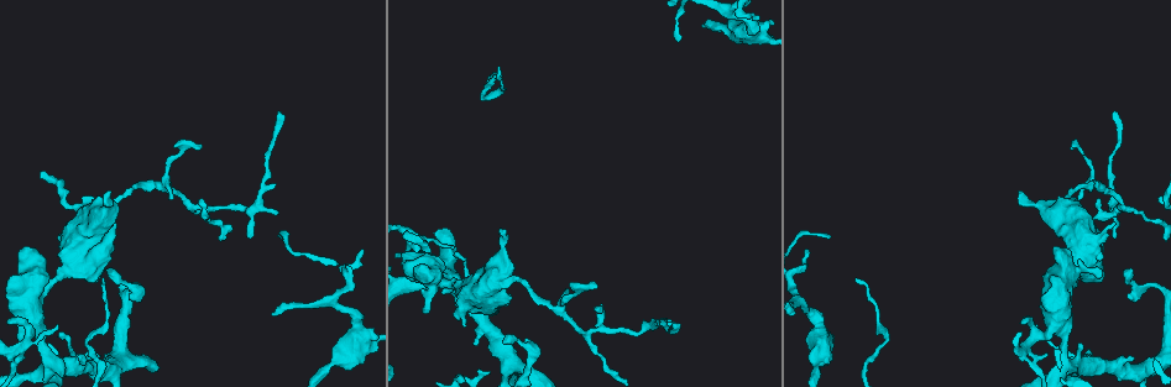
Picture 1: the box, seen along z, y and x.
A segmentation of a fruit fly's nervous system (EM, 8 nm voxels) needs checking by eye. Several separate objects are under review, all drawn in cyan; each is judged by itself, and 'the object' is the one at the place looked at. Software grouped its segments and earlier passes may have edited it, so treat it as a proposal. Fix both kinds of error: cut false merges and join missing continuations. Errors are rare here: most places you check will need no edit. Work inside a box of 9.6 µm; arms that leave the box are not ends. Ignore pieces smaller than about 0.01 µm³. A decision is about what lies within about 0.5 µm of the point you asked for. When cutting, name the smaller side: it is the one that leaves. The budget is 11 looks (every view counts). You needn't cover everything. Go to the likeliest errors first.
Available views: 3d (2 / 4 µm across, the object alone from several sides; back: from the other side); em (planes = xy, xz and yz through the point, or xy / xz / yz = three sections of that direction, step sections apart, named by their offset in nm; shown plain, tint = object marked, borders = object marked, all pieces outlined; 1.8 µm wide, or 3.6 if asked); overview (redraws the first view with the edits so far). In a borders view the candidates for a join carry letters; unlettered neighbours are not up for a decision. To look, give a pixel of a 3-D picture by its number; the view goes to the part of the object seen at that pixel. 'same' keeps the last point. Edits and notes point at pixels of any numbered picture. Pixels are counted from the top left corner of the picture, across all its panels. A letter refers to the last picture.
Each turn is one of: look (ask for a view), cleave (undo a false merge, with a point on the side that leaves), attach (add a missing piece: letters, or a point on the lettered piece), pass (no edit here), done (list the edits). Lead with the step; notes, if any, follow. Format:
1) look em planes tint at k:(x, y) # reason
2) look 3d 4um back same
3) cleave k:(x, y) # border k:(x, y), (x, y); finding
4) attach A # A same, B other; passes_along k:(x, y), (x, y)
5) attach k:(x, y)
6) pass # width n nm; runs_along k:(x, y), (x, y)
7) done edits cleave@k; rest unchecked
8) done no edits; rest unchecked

look 3d 4um at 1:(98, 356) # an open end

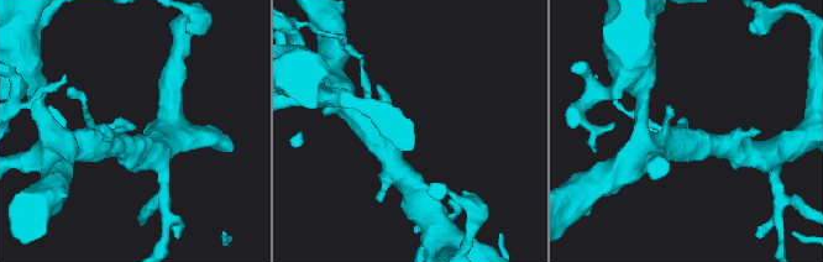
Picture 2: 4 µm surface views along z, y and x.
look em yz step 16 borders at 2:(133, 129)

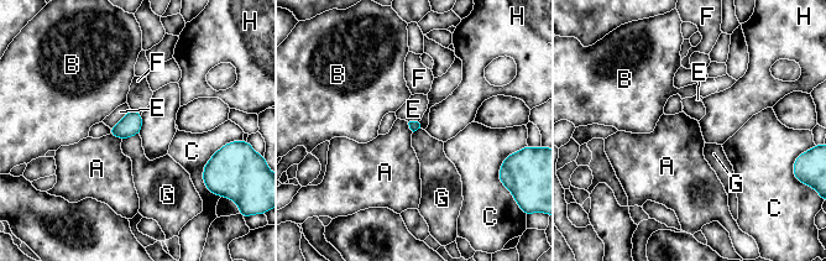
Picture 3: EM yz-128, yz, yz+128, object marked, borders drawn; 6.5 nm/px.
look em xz step 4 borders same # another direction

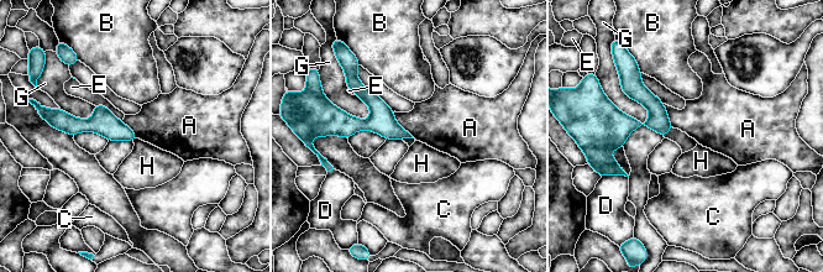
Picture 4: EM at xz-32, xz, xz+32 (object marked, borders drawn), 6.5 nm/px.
pass # A other, B other, C other, D other, E other, G other, H other; border 4:(619, 82), (648, 110), (645, 123); none of them fits

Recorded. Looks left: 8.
look em 3.6um planes borders at 1:(101, 281) # free end

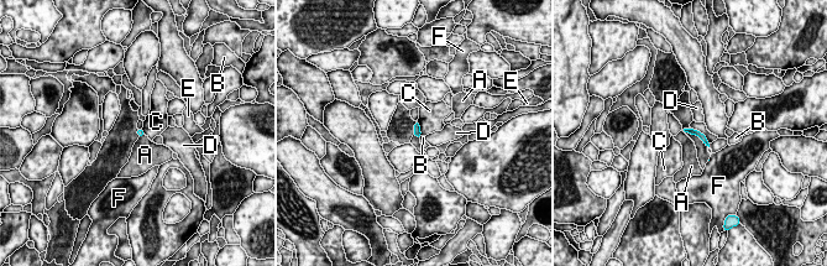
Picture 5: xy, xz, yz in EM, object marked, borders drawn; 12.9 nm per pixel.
pass # longest_contact C 200 nm; A other, B other, C other, D other, E other, F other; border 5:(144, 134), (139, 137); none of them fits

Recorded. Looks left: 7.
look 3d 2um at 1:(807, 249)

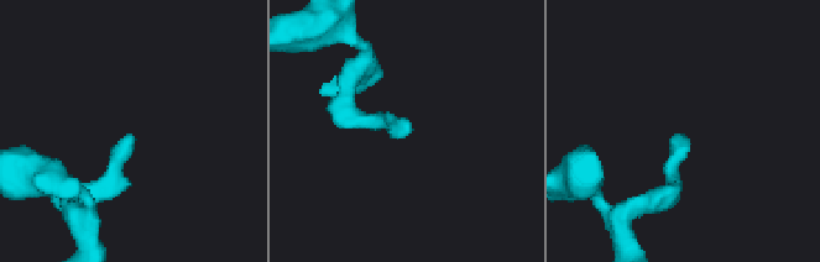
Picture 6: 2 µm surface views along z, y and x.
look em yz step 4 borders at 6:(128, 134)

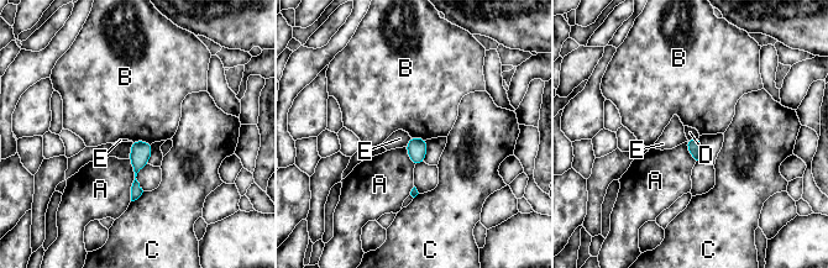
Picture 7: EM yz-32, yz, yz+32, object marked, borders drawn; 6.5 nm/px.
pass # A other, B other, C other, D other, E other; border 7:(131, 140), (142, 140), (151, 143); no lettered piece goes on from it

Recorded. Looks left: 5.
look em planes plain at 1:(257, 200) # sharp bend

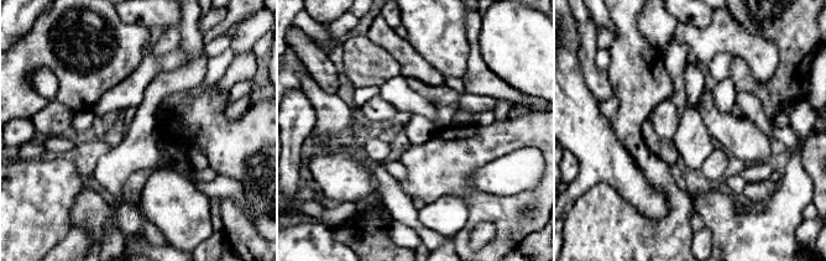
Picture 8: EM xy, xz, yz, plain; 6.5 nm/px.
look em planes borders same # see the neighbours

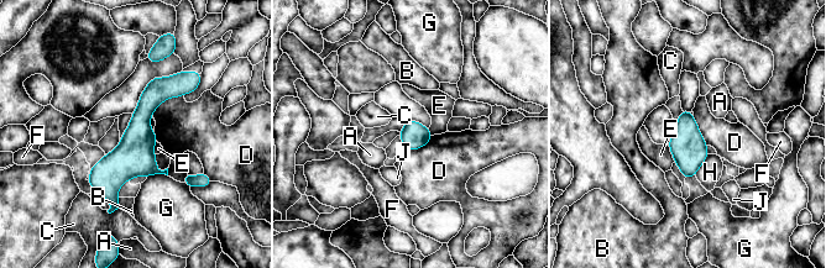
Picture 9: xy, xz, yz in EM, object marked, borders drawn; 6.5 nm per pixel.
pass # A other, B other, C other, D other, E other, F other, G other, H other, J other; border 9:(183, 94), (167, 98), (151, 115); all the same neuron

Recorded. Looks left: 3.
done no edits; rest unchecked

